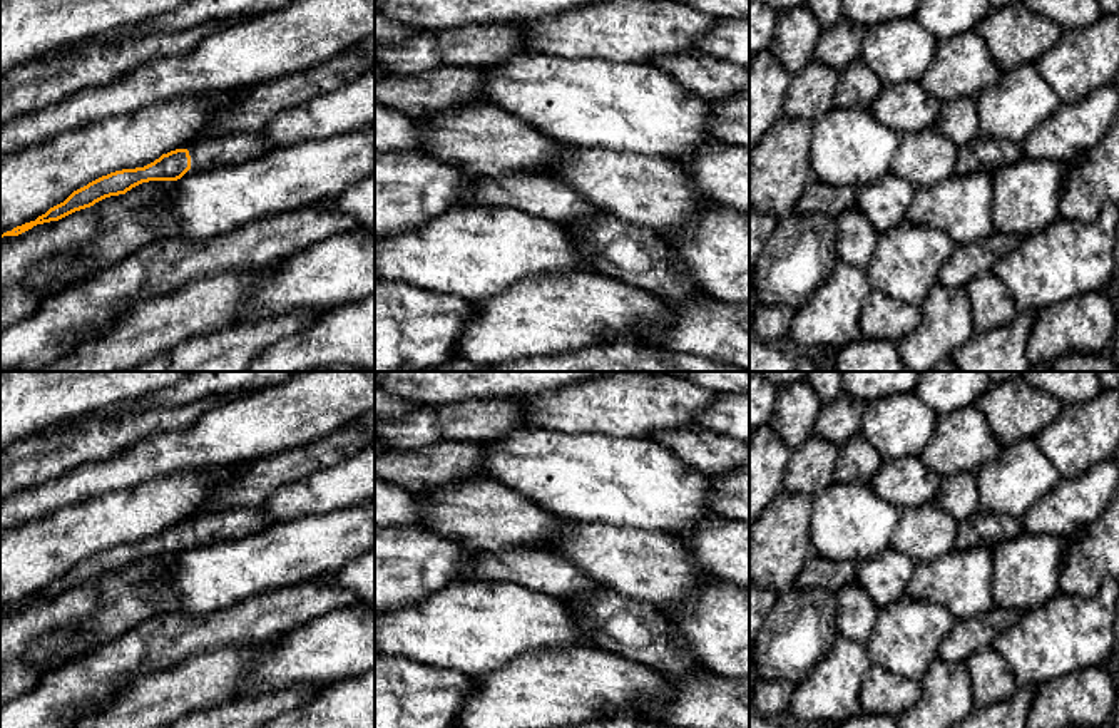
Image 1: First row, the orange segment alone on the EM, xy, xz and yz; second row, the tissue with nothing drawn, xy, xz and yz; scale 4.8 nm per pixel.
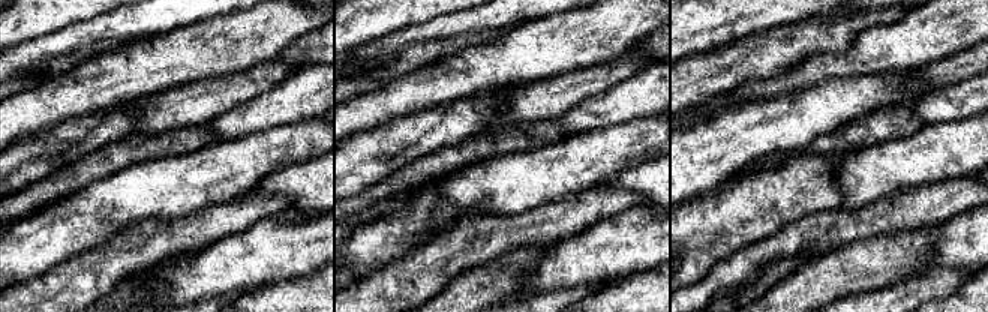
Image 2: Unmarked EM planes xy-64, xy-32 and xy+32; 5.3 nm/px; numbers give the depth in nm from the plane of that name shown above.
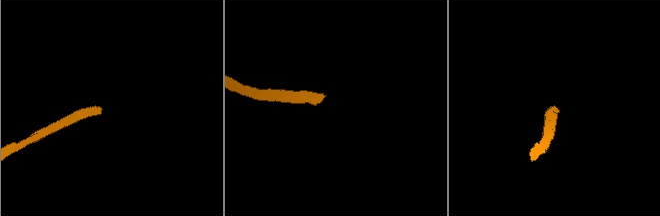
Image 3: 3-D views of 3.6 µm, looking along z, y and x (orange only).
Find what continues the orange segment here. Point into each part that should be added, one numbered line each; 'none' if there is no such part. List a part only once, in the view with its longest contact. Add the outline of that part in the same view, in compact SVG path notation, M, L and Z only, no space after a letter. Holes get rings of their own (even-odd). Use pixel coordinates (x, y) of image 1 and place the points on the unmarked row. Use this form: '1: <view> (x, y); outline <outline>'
1: xy (228, 524); outline M229 507L222 510L199 512L189 522L191 539L197 544L211 541L234 541L273 525L258 507Z

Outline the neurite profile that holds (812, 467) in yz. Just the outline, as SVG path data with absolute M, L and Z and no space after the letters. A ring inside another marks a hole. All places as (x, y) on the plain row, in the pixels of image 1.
M813 433L798 450L791 452L784 475L784 490L818 495L835 482L838 447Z

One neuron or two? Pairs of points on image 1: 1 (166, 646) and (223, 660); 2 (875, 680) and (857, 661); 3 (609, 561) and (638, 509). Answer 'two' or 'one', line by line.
1: two
2: two
3: two

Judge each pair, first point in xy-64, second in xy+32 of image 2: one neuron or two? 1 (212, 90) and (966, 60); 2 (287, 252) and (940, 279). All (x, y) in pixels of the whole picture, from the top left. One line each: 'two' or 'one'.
1: one
2: two

